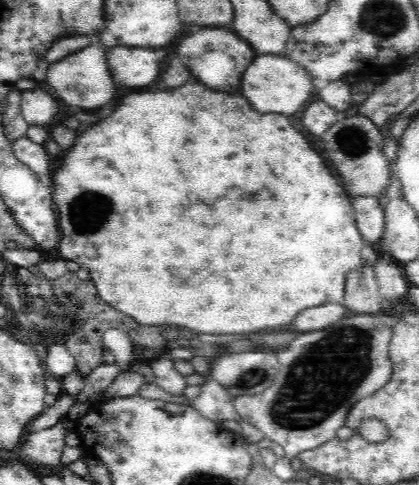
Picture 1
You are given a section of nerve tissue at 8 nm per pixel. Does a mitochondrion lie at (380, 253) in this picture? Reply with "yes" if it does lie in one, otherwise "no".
no

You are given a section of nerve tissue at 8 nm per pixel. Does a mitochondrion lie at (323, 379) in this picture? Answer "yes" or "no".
yes

